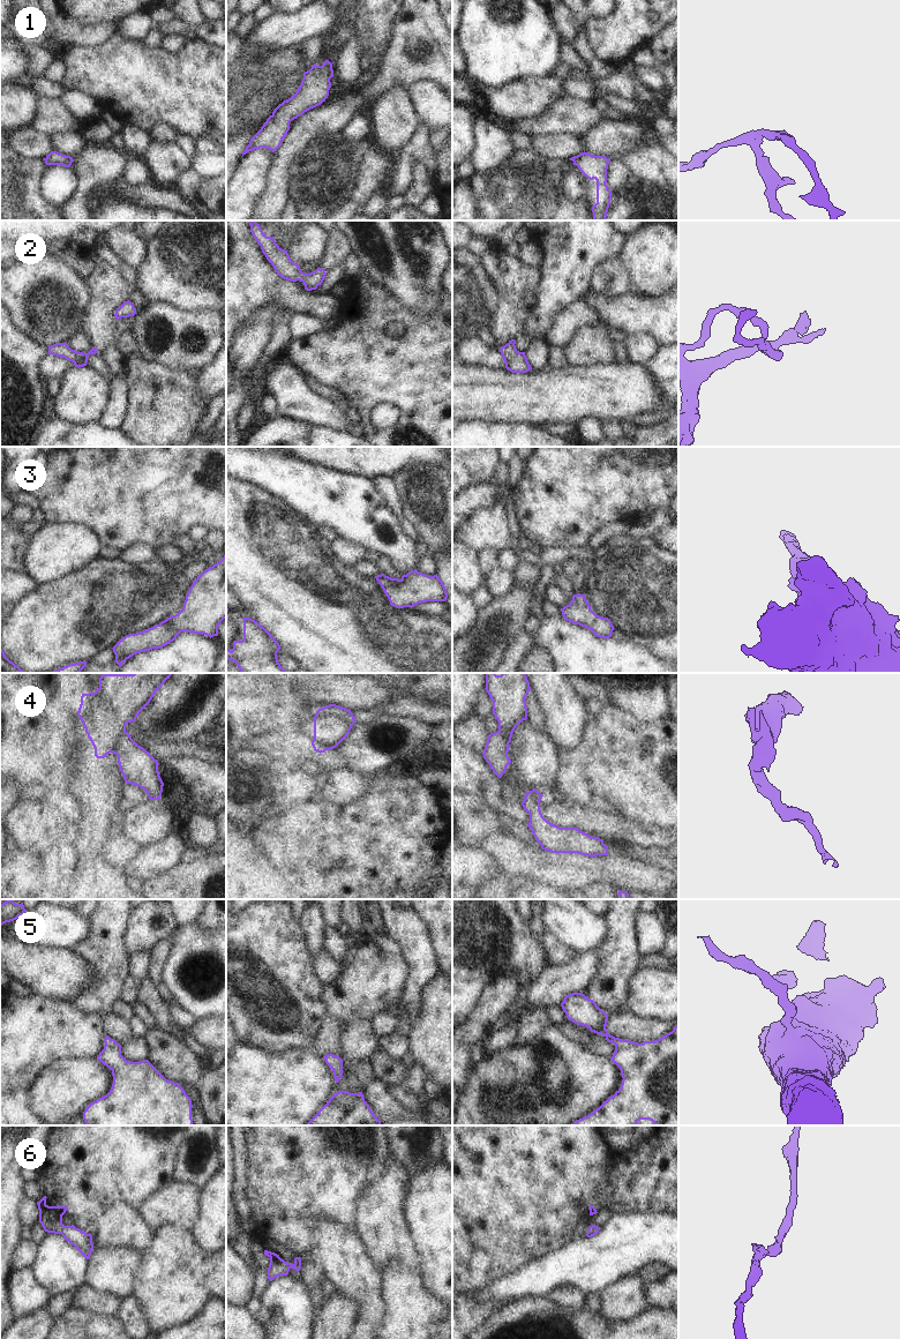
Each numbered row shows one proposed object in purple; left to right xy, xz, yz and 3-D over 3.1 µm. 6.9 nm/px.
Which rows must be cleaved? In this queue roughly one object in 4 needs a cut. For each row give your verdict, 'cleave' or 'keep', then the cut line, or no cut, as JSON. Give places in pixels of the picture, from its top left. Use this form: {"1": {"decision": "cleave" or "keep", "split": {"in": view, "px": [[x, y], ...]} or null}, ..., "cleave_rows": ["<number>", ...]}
{"1": {"decision": "keep", "split": null}, "2": {"decision": "keep", "split": null}, "3": {"decision": "keep", "split": null}, "4": {"decision": "cleave", "split": {"in": "xz", "px": [[322, 708], [331, 715], [346, 719], [352, 725]]}}, "5": {"decision": "keep", "split": null}, "6": {"decision": "keep", "split": null}, "cleave_rows": ["4"]}

